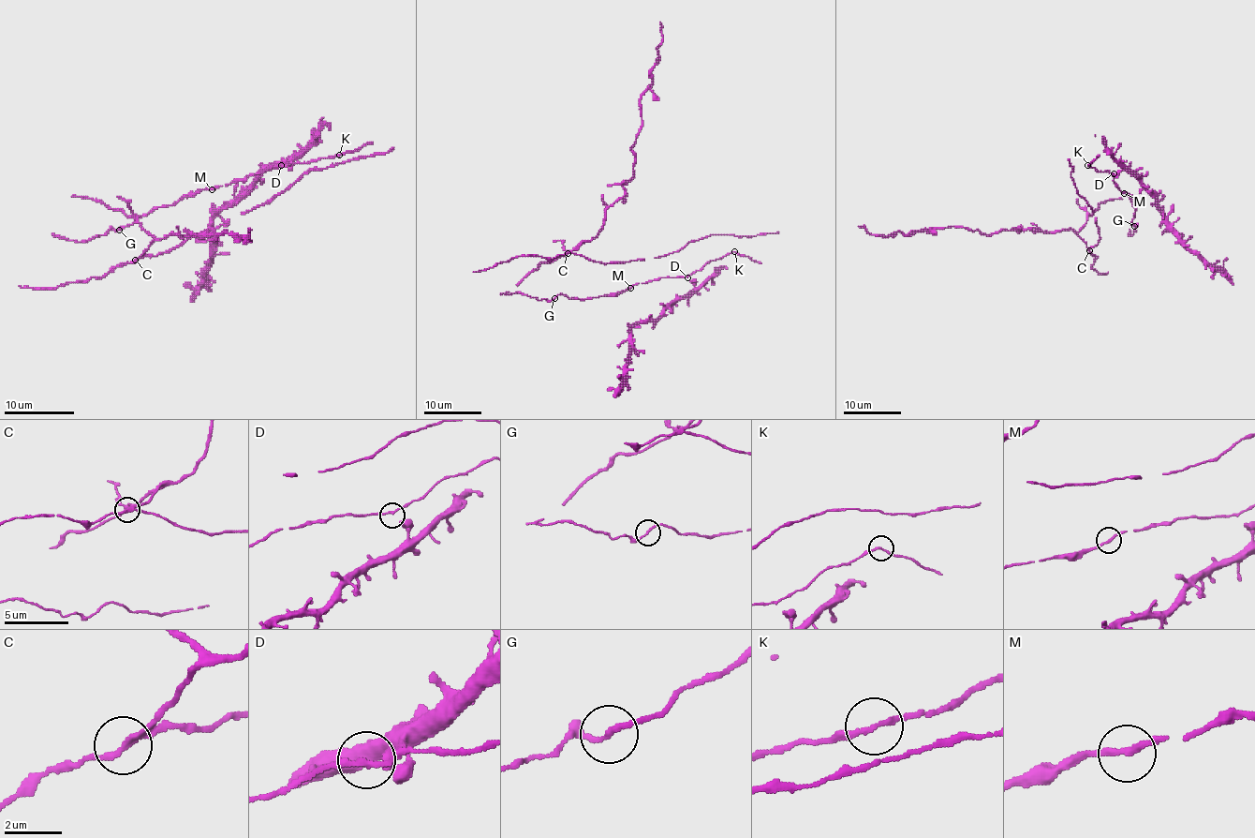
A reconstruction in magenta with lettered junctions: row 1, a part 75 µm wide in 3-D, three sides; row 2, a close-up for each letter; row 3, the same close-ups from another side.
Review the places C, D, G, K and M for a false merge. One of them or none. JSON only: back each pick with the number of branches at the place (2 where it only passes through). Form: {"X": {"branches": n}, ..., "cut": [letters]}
{"C": {"branches": 3}, "cut": ["C"]}

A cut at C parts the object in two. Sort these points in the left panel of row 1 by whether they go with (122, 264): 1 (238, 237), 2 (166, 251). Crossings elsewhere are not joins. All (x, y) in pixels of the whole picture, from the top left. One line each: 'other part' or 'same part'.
1: other part
2: same part

